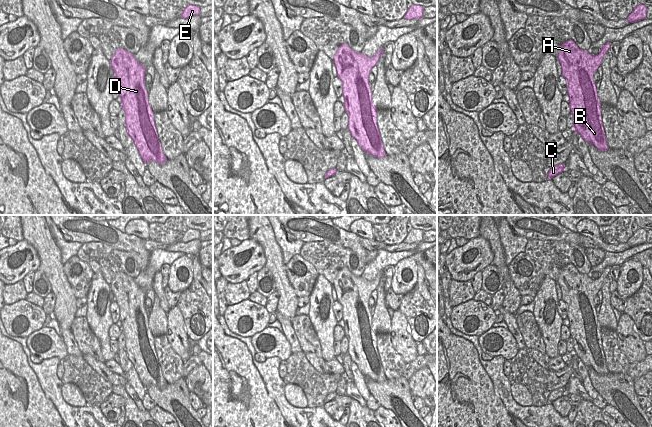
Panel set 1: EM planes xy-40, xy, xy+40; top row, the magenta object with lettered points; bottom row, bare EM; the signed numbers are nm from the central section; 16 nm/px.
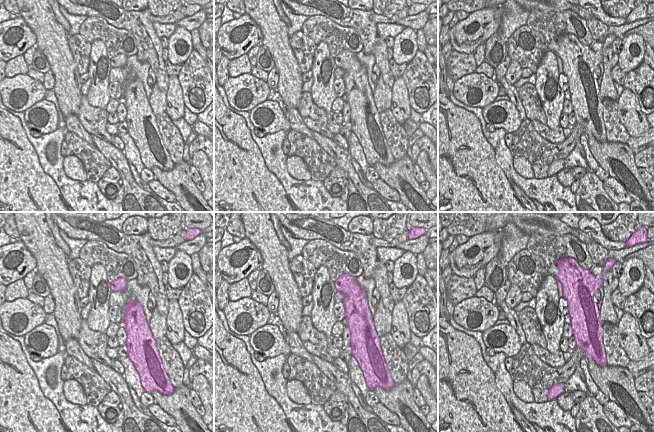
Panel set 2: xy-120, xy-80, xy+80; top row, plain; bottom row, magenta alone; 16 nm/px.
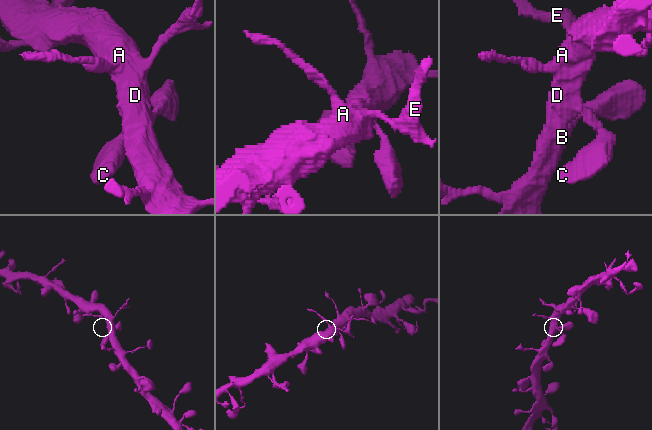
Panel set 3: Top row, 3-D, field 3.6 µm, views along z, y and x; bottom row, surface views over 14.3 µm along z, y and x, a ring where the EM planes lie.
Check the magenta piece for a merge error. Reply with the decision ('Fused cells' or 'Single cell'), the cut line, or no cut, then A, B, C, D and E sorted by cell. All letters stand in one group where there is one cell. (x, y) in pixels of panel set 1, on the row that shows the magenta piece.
Fused cells. Split along xy+40 (600, 51), (603, 55). Groups: A B C D / E

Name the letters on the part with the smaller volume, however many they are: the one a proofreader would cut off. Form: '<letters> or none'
E

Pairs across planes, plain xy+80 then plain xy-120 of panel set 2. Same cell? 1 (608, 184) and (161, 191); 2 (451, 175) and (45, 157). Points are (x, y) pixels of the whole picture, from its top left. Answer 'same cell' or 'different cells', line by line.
1: same cell
2: different cells

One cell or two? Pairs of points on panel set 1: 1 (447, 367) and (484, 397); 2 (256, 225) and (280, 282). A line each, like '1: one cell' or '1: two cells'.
1: one cell
2: one cell

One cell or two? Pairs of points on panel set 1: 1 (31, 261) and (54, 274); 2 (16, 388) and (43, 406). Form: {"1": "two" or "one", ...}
{"1": "two", "2": "one"}

